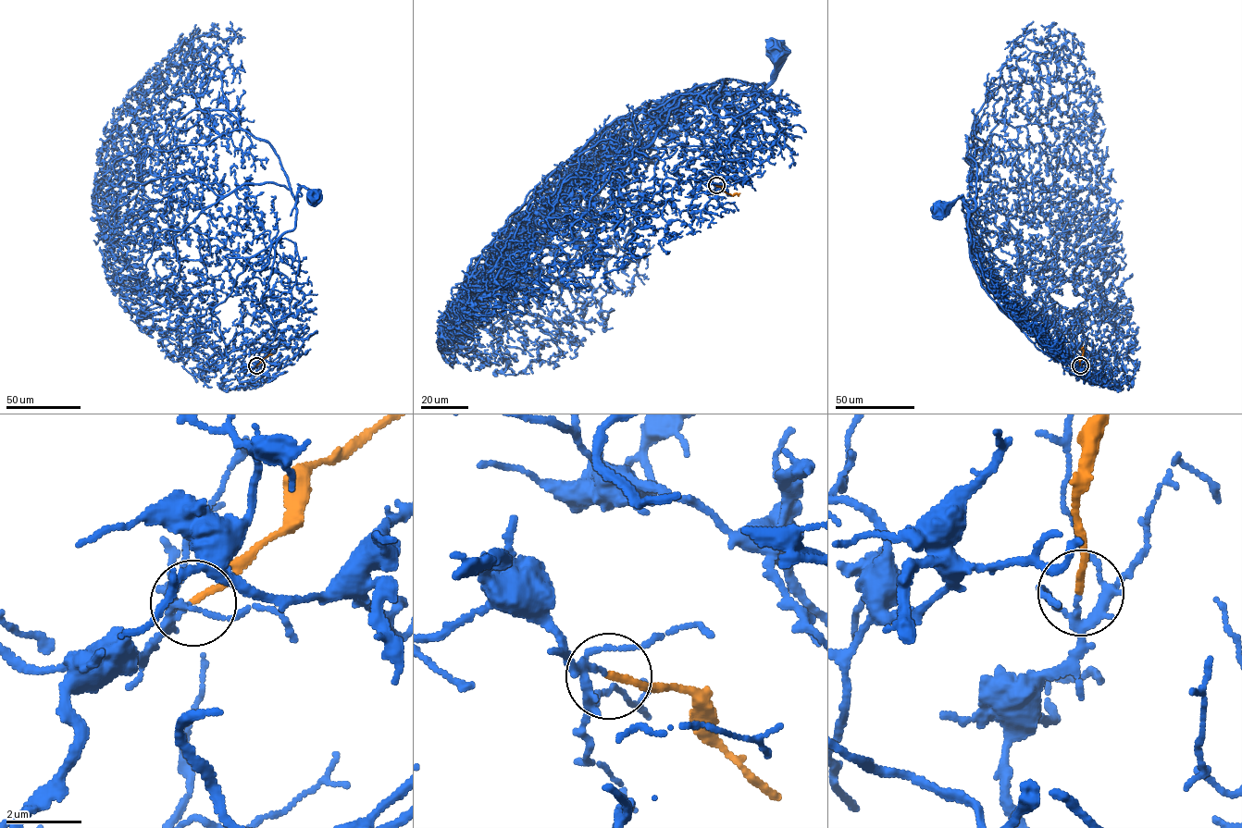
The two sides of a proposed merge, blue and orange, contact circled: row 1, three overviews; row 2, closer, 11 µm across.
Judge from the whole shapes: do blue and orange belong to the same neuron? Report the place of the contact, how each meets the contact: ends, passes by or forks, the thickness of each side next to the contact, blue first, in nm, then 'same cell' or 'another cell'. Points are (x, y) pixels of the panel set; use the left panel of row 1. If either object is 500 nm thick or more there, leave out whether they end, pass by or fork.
place (256, 365); blue forks; orange ends; calibres 100 and 150 nm; same cell

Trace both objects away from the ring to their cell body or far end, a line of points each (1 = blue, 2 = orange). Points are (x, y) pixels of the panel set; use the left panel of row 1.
1: (256, 364), (242, 370), (265, 360), (276, 333), (262, 302), (277, 240), (295, 227), (297, 192), (316, 194)
2: (256, 365), (271, 353)

